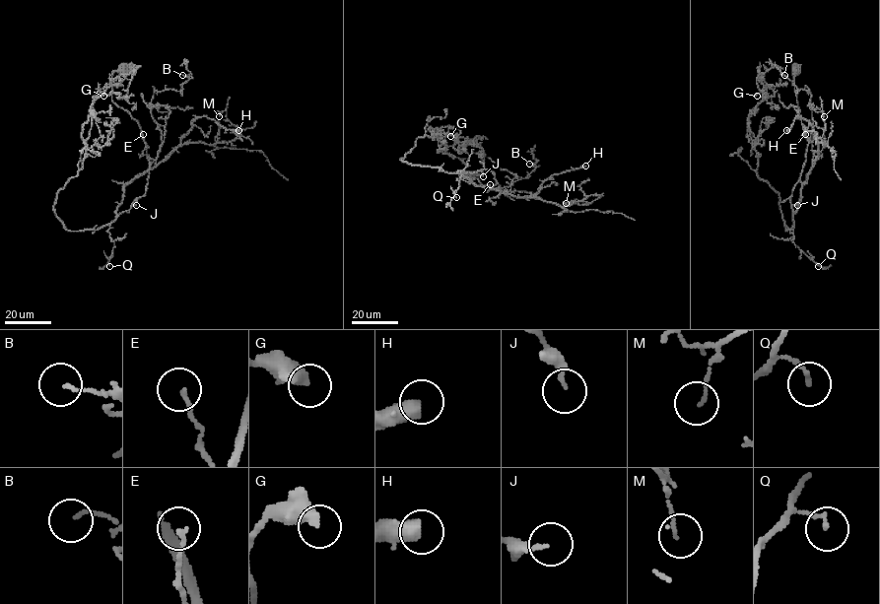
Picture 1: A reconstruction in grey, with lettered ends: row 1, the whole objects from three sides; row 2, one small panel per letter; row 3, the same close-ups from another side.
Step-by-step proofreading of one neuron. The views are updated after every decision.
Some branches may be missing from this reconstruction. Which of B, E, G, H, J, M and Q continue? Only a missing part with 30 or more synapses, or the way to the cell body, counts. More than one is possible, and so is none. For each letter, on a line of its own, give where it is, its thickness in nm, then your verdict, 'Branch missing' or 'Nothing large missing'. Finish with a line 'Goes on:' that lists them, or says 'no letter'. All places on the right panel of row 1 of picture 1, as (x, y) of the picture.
B: Place: (784, 75). Thickness 100 nm. Nothing large missing
E: Place: (805, 134). Thickness 140 nm. Nothing large missing
G: Place: (757, 96). Thickness 480 nm. Nothing large missing
H: Place: (786, 130). Thickness 550 nm. Branch missing
J: Place: (797, 205). Thickness 160 nm. Nothing large missing
M: Place: (824, 116). Thickness 90 nm. Nothing large missing
Q: Place: (818, 266). Thickness 150 nm. Nothing large missing
Goes on: H

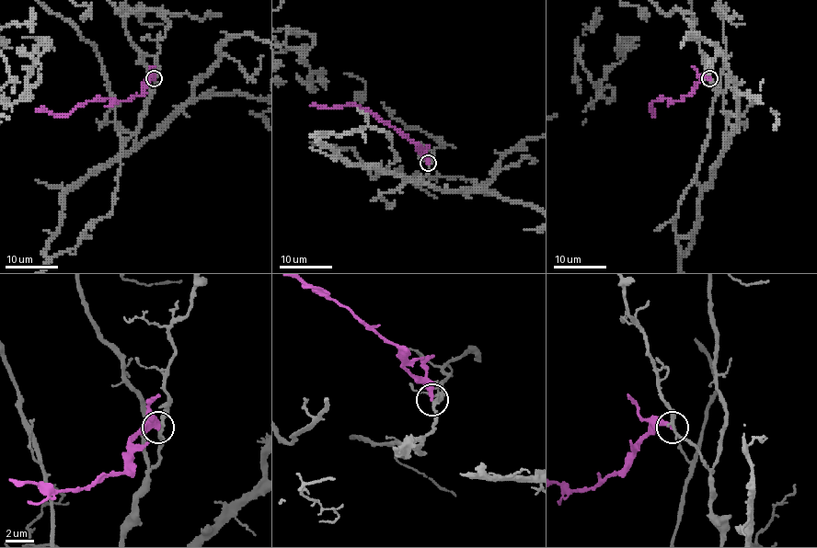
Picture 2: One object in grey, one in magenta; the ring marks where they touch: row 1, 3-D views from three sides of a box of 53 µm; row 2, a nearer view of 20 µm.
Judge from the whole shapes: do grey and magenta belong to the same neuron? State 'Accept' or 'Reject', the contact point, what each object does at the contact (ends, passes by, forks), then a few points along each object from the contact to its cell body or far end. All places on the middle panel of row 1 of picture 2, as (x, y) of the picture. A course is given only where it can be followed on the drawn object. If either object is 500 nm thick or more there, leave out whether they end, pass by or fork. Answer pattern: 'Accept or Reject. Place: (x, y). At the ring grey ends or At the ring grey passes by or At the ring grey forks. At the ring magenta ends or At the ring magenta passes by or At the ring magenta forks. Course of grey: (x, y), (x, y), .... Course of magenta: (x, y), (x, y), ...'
Reject. Place: (428, 163). At the ring grey passes by. At the ring magenta ends. Course of grey: (428, 163), (387, 175), (321, 136), (388, 133), (375, 178), (308, 135), (331, 142). Course of magenta: (428, 163), (414, 142), (360, 106), (310, 105)

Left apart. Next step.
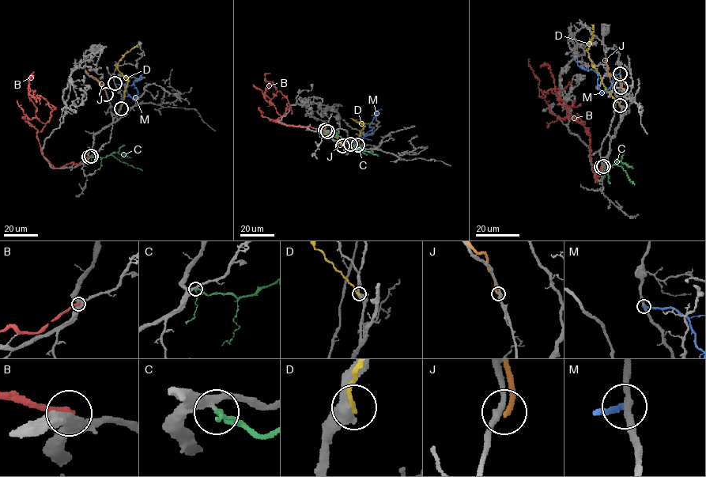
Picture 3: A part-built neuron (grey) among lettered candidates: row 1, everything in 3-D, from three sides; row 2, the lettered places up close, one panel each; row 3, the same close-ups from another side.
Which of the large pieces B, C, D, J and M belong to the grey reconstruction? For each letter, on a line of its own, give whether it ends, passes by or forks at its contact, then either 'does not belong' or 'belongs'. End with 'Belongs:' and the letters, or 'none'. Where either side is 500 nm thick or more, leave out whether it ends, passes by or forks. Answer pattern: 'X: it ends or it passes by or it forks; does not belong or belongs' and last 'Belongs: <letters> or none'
B: it ends; does not belong
C: it ends; belongs
D: it ends; does not belong
J: it ends; does not belong
M: it ends; does not belong
Belongs: C

